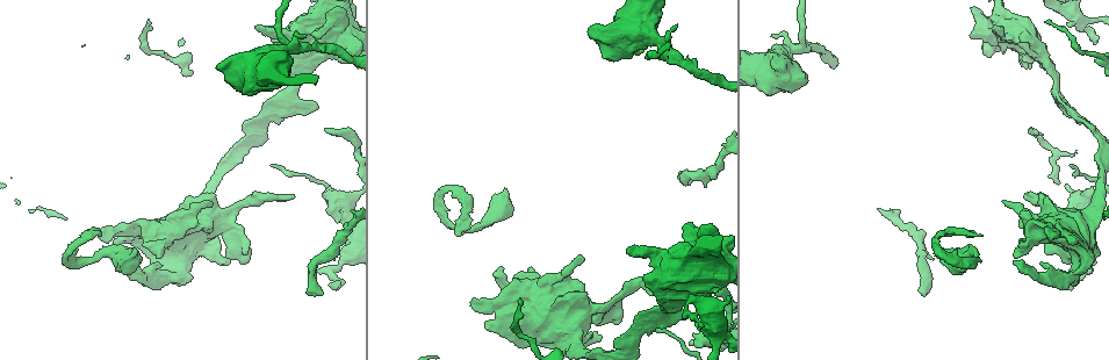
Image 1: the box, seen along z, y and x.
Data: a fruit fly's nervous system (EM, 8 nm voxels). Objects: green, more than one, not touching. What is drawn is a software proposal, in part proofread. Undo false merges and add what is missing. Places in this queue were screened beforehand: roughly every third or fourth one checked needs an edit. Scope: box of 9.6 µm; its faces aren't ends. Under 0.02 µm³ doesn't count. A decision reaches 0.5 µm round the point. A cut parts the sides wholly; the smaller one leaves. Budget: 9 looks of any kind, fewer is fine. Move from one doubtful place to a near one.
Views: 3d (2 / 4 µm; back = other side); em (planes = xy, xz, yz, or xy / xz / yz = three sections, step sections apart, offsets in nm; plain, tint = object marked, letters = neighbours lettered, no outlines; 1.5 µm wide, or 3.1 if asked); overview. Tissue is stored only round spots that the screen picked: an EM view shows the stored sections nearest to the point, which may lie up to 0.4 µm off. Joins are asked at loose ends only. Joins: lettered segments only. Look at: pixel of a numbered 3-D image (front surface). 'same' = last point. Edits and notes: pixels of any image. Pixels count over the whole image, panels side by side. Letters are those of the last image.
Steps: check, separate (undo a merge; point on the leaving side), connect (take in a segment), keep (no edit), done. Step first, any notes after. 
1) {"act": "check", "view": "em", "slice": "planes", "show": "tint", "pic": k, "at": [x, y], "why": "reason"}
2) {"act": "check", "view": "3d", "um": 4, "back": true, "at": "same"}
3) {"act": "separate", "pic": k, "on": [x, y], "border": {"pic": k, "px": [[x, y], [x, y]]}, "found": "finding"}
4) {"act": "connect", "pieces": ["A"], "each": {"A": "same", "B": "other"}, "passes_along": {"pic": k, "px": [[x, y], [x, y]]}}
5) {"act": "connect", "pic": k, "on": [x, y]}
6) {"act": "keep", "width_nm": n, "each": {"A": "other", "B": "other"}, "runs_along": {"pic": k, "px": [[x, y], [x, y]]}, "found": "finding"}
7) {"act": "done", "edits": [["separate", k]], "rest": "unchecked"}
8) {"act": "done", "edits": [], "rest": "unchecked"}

{"act": "check", "view": "3d", "um": 4, "pic": 1, "at": [291, 196], "why": "end of a long branch"}

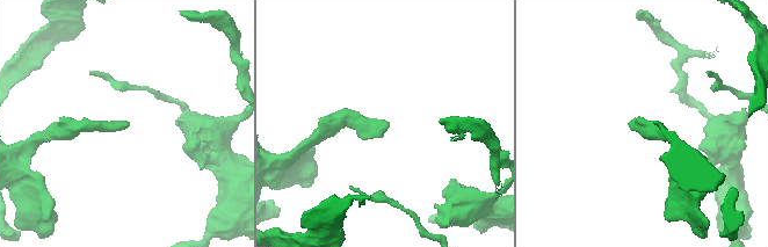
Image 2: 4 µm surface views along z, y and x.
{"act": "check", "view": "em", "slice": "xy", "step": 4, "show": "tint", "pic": 2, "at": [387, 127], "why": "need the tissue"}

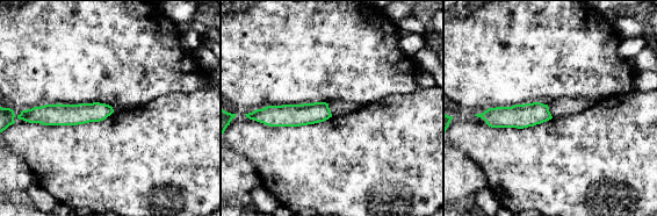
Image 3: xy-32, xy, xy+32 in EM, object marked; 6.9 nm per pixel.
{"act": "check", "view": "em", "slice": "planes", "show": "letters", "at": "same"}

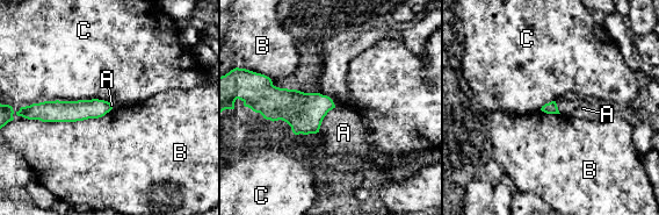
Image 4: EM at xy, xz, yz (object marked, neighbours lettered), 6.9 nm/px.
{"act": "keep", "each": {"A": "other", "B": "other", "C": "other"}, "runs_along": {"pic": 4, "px": [[108, 106], [38, 114]]}, "found": "no lettered segment goes on from it"}

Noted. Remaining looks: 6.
{"act": "check", "view": "em", "slice": "planes", "show": "tint", "pic": 1, "at": [981, 235], "why": "end of a long branch"}

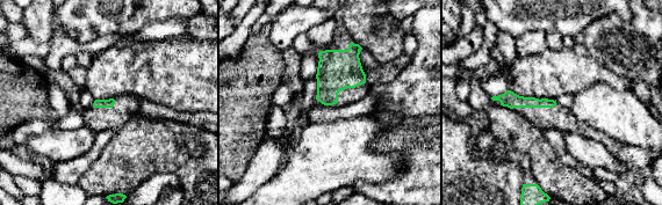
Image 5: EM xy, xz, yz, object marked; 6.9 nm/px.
{"act": "check", "view": "em", "slice": "planes", "show": "letters", "at": "same"}

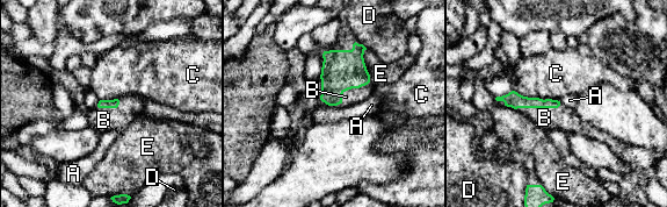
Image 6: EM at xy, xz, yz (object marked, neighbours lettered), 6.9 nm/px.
{"act": "connect", "pieces": ["B"], "longest_contact_nm": ["B", 380], "each": {"A": "other", "B": "same", "C": "other", "D": "other", "E": "other"}, "found": "the neuron continues"}

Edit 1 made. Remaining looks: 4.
{"act": "check", "view": "overview"}

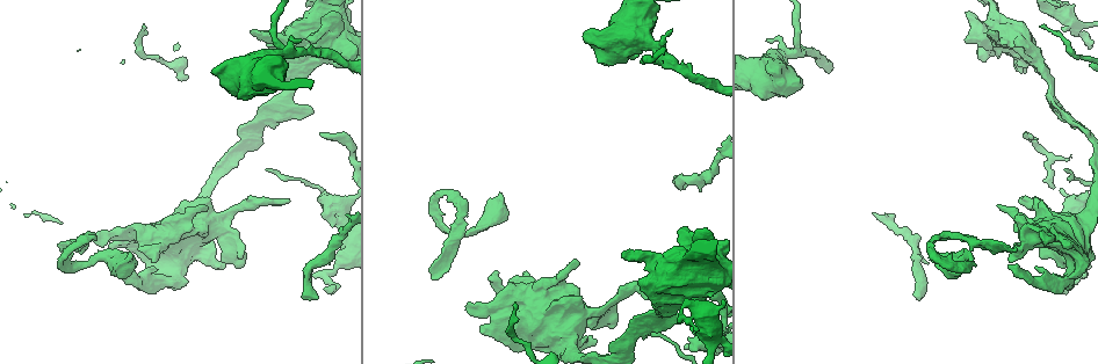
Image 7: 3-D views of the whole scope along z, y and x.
{"act": "check", "view": "3d", "um": 2, "pic": 7, "at": [318, 298], "why": "branch stops here"}

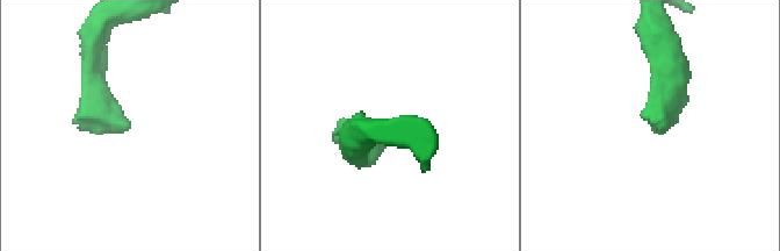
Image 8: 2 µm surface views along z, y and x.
{"act": "check", "view": "em", "slice": "planes", "show": "letters", "pic": 8, "at": [127, 119], "why": "shape alone is not enough"}

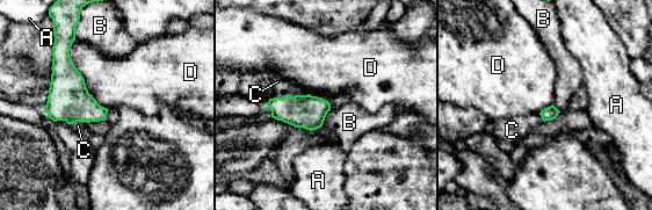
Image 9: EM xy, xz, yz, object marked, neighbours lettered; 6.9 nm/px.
{"act": "connect", "pieces": ["C"], "each": {"A": "other", "B": "other", "C": "same", "D": "other"}, "found": "it goes on there"}

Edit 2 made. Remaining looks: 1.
{"act": "check", "view": "em", "slice": "planes", "show": "letters", "pic": 7, "at": [684, 227], "why": "thick end"}

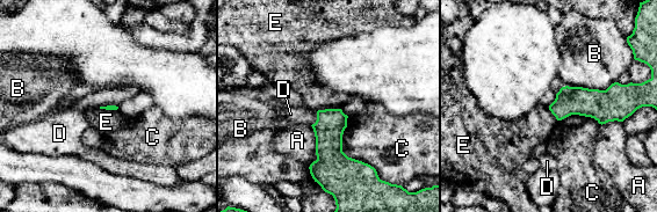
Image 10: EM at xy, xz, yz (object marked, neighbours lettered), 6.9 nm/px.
{"act": "keep", "each": {"A": "other", "B": "other", "C": "other", "D": "other", "E": "other"}, "border": {"pic": 10, "px": [[340, 108], [325, 108], [317, 111]]}, "found": "none of them fits"}

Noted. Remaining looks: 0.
{"act": "done", "edits": [["connect", 6], ["connect", 9]], "rest": "unchecked"}

